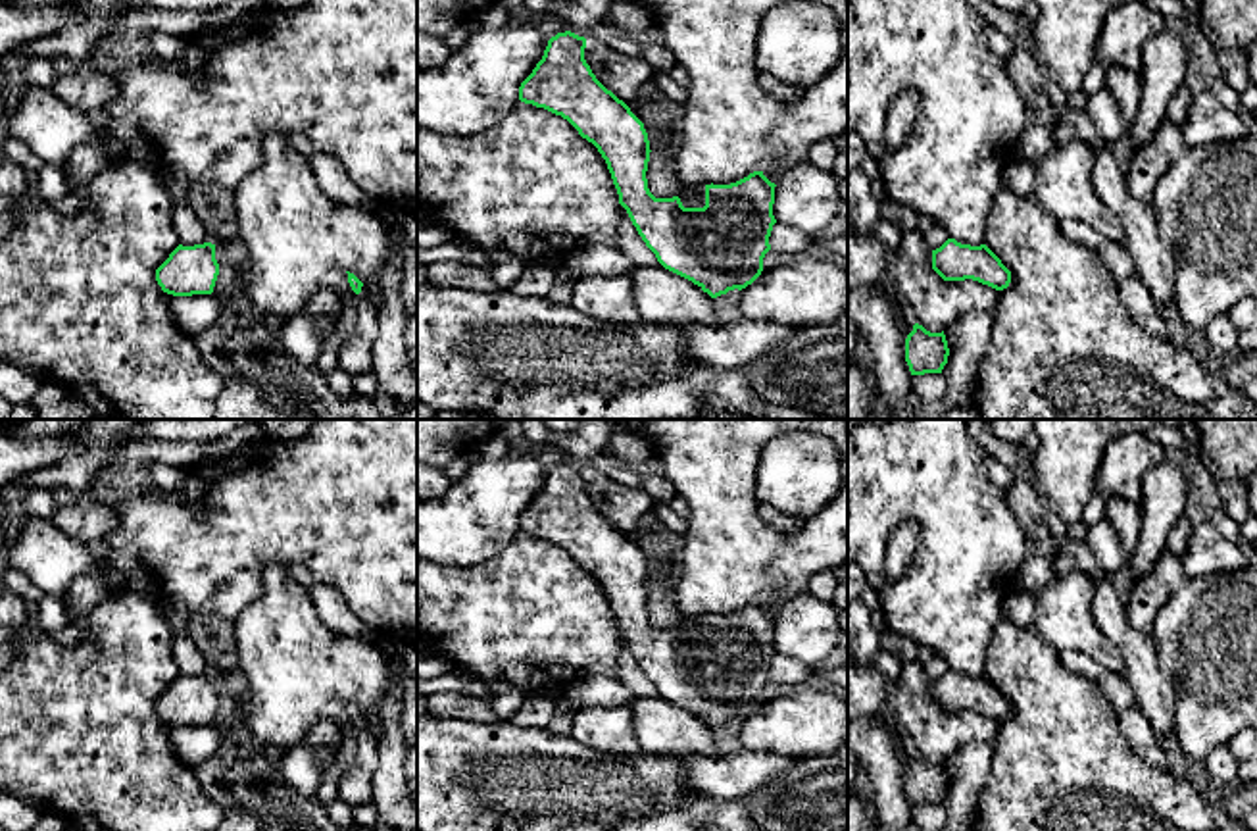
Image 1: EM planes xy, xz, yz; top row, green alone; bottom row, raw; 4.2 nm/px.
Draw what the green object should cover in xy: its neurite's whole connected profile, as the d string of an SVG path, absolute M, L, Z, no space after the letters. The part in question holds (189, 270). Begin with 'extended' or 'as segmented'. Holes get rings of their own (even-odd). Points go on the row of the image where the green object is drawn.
as segmented | M179 244L156 269L156 281L173 296L211 294L219 275L215 244Z

